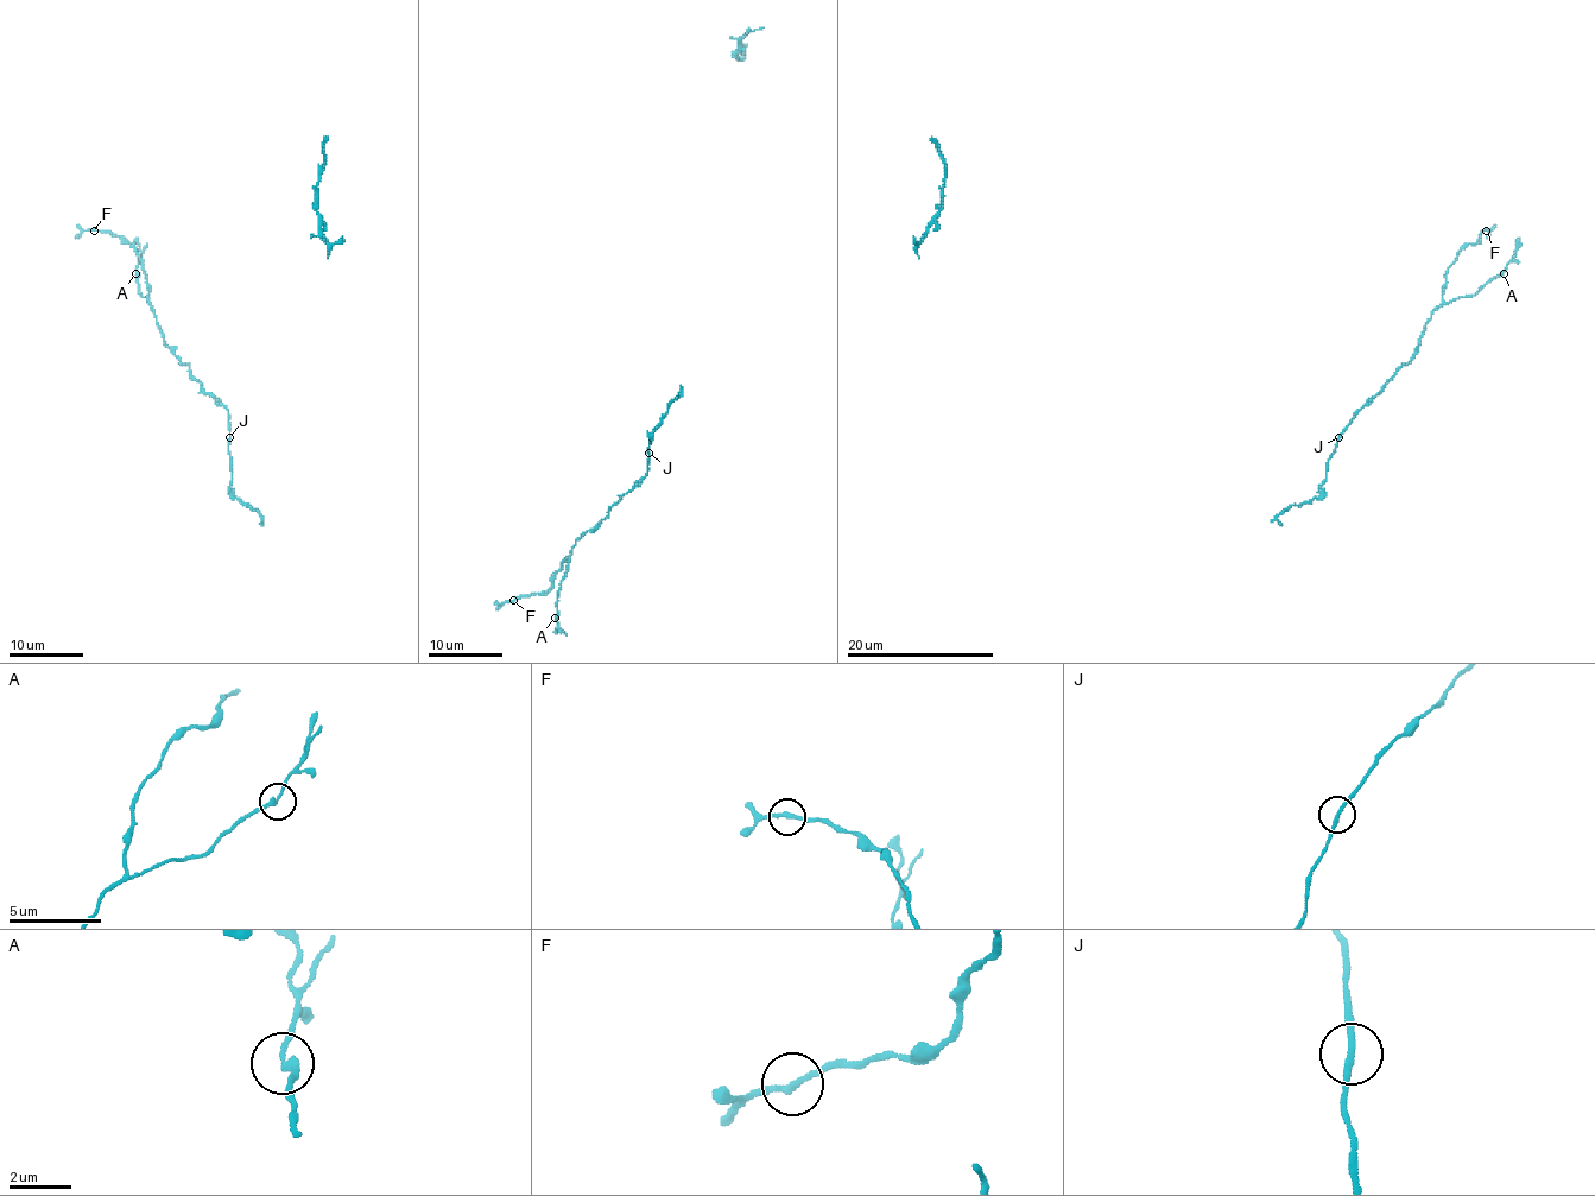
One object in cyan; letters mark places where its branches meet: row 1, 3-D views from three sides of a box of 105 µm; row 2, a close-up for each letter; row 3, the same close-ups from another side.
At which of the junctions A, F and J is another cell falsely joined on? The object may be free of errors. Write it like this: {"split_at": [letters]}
{"split_at": []}

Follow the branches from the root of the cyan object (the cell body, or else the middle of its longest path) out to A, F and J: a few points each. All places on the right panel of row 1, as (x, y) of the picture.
A: (1271, 520), (1321, 494), (1325, 462), (1339, 435), (1411, 360), (1431, 314), (1461, 297), (1475, 295), (1502, 273)
F: (1271, 520), (1321, 494), (1325, 462), (1339, 435), (1411, 360), (1425, 323), (1442, 302), (1448, 267), (1486, 231)
J: (1271, 520), (1291, 505), (1309, 504), (1321, 494), (1325, 462), (1339, 437)

